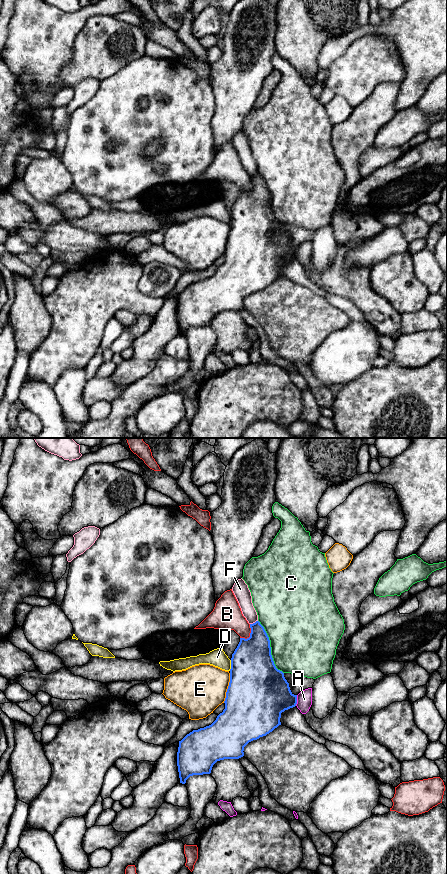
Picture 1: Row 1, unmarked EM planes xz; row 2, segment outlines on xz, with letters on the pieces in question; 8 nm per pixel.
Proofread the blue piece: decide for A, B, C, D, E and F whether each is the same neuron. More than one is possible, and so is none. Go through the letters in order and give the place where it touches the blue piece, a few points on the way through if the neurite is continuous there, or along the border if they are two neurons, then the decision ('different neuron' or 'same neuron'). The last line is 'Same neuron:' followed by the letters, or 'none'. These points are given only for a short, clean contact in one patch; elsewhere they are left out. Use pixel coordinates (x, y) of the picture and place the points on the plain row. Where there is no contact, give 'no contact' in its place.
A: xz (296, 252) | different neuron
B: xz (250, 187) | different neuron
C: xz (270, 199) | different neuron
D: xz (231, 217) | different neuron
E: xz (228, 240) | different neuron
F: xz (253, 175) | different neuron
Same neuron: none

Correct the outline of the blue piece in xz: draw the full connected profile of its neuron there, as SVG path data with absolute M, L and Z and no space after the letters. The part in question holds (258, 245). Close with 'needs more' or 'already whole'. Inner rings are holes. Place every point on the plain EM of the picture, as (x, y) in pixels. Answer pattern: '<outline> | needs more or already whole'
M256 173L250 180L250 189L240 190L232 206L225 261L211 277L193 282L179 293L177 318L182 336L190 328L210 326L217 313L243 309L244 299L249 294L266 288L281 277L281 265L297 256L297 247L291 244L284 225L274 216L264 179Z | already whole

